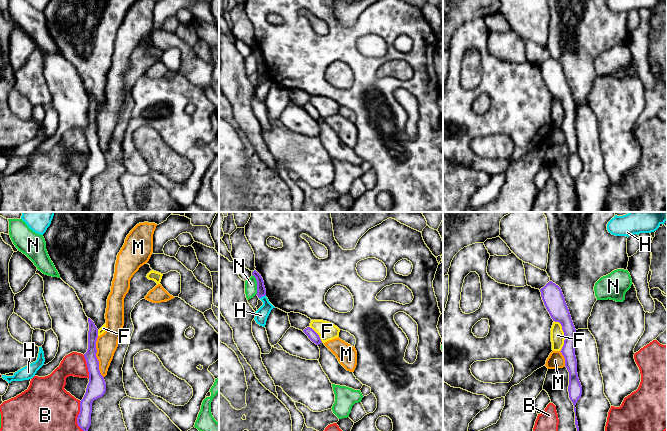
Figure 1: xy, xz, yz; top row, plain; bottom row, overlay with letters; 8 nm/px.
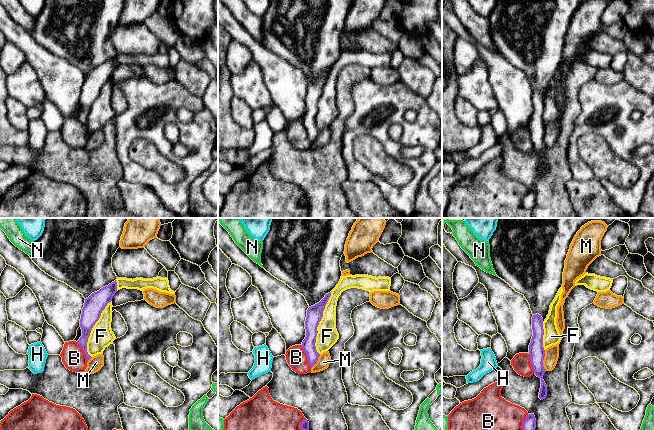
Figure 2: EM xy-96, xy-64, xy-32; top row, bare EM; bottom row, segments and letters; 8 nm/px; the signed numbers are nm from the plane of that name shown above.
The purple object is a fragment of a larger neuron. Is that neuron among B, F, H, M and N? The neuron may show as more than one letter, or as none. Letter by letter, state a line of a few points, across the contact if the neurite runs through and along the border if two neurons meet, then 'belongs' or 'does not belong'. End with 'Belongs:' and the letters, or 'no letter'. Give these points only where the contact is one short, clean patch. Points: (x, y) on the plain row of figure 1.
B: does not belong
F: belongs
H: does not belong
M: xy (97, 112), (96, 134), (99, 148), (103, 153) | does not belong
N: does not belong
Belongs: F

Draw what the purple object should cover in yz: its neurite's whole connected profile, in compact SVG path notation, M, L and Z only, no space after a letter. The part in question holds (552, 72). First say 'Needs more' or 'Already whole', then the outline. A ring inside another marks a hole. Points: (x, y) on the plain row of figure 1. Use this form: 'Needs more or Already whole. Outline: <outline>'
Needs more. Outline: M549 57L540 65L544 81L553 95L551 104L552 126L560 127L565 134L565 143L569 148L569 174L574 181L577 212L579 208L575 181L582 171L582 162L577 149L575 132L576 105L561 64Z

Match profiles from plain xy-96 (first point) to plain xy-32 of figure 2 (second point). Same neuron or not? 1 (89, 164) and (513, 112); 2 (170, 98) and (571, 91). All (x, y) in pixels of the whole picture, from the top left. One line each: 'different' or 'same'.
1: different
2: different

